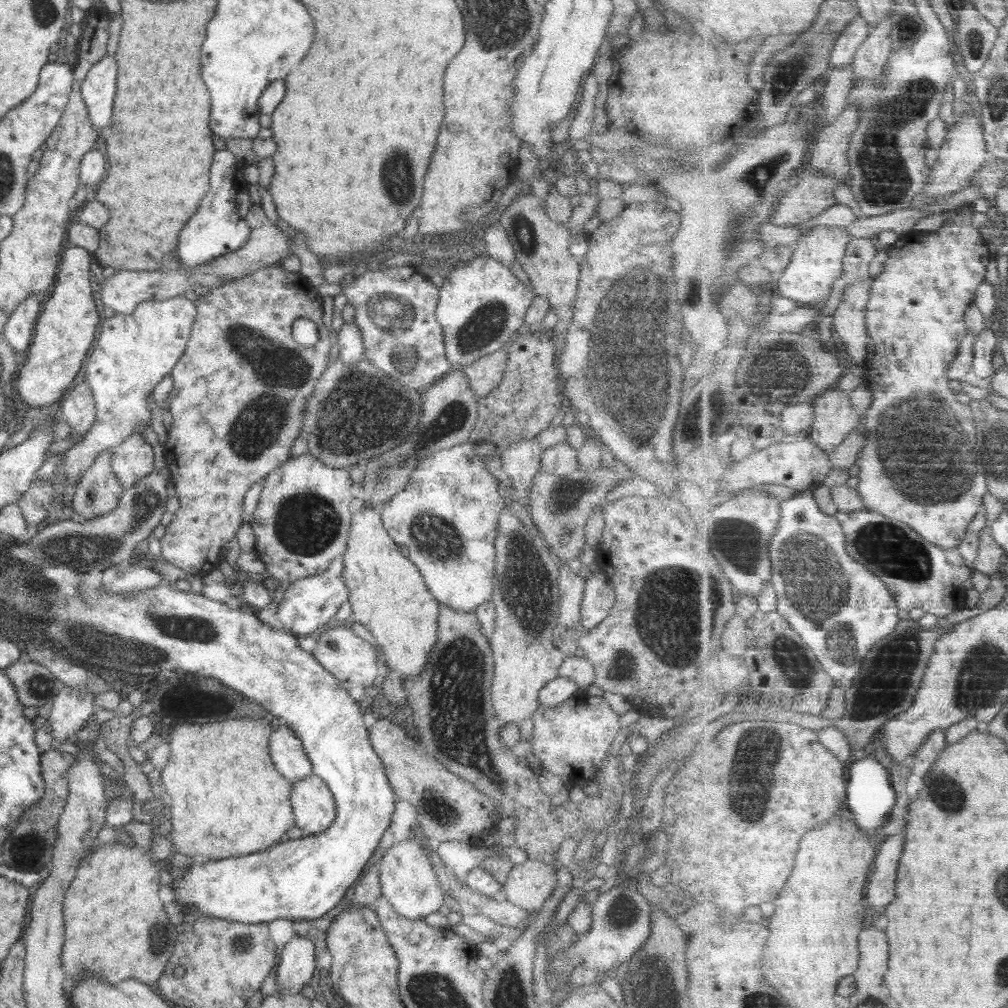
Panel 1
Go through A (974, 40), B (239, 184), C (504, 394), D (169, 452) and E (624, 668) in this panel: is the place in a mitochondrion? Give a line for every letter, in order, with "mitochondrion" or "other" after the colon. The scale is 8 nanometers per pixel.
A: mitochondrion
B: other
C: other
D: other
E: mitochondrion

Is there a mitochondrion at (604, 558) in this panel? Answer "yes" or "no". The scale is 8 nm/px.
no

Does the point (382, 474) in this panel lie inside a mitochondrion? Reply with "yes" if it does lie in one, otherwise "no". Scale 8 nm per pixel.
yes

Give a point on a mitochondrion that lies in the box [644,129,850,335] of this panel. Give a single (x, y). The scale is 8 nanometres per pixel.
(754, 180)

